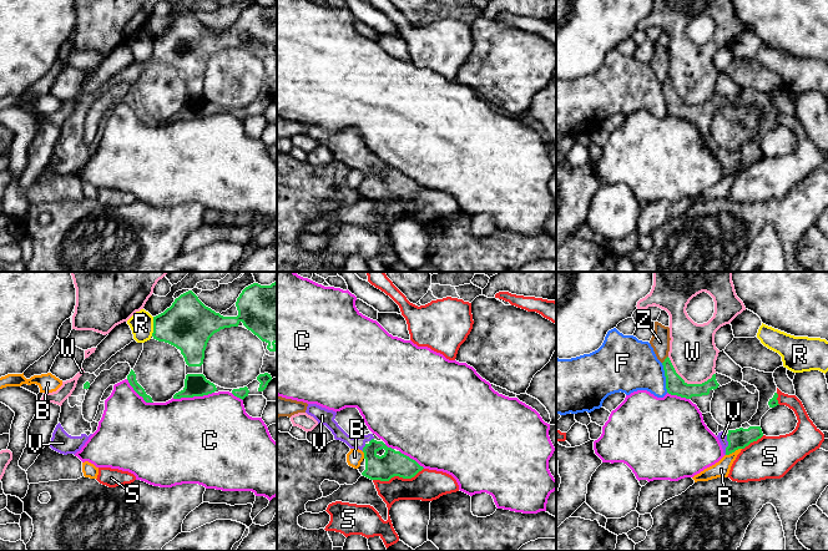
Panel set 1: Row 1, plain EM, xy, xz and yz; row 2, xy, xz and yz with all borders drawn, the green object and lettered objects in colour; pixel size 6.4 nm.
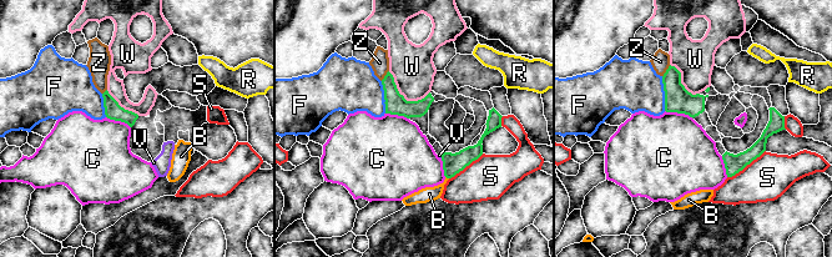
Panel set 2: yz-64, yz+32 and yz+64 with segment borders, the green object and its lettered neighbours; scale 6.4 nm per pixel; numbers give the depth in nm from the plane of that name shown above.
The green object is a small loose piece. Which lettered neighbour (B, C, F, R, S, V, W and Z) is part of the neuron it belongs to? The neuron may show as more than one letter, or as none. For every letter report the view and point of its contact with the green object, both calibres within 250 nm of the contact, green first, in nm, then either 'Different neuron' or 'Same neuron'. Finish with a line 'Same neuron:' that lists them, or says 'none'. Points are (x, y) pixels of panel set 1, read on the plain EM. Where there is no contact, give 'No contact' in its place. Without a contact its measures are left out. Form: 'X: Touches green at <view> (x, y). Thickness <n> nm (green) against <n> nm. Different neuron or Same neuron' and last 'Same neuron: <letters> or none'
B: Touches green at yz (733, 172). Thickness 130 nm (green) against 110 nm. Different neuron
C: Touches green at xy (192, 117). Thickness 140 nm (green) against 500 nm. Different neuron
F: Touches green at yz (666, 99). Thickness 120 nm (green) against 340 nm. Different neuron
R: Touches green at xy (154, 47). Thickness 320 nm (green) against 160 nm. Different neuron
S: Touches green at xz (398, 196). Thickness 160 nm (green) against 200 nm. Different neuron
V: Touches green at yz (728, 166). Thickness 130 nm (green) against 60 nm. Same neuron
W: Touches green at yz (686, 104). Thickness 120 nm (green) against 300 nm. Different neuron
Z: Touches green at yz (665, 80). Thickness 120 nm (green) against 120 nm. Different neuron
Same neuron: V

